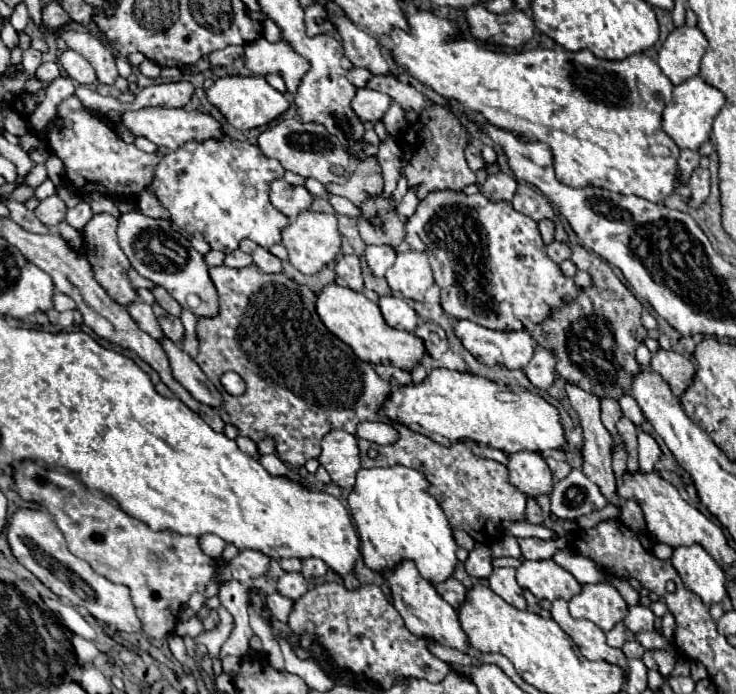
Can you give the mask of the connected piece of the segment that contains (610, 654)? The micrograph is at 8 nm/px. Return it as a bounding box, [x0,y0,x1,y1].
[551,599,629,673]

